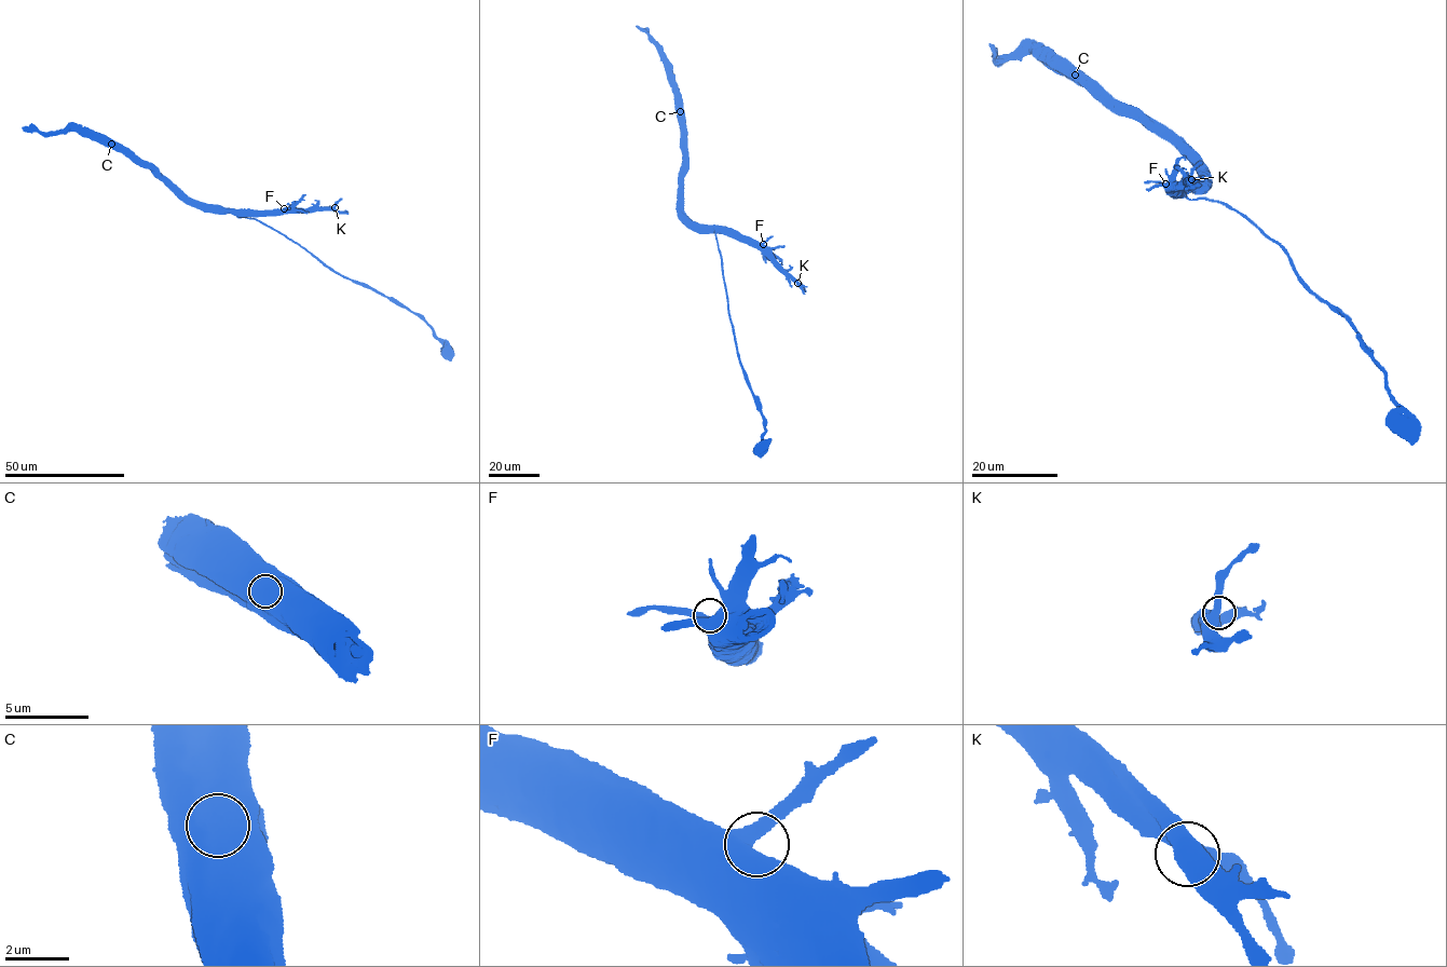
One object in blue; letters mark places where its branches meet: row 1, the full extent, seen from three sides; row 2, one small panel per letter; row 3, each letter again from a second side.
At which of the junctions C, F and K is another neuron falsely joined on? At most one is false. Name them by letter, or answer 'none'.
none

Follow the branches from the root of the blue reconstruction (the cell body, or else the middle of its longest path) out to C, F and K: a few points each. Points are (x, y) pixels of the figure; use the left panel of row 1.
C: (218, 210), (216, 206), (195, 204), (171, 188), (153, 169), (135, 162), (111, 144)
F: (218, 210), (284, 208)
K: (218, 210), (335, 207)

